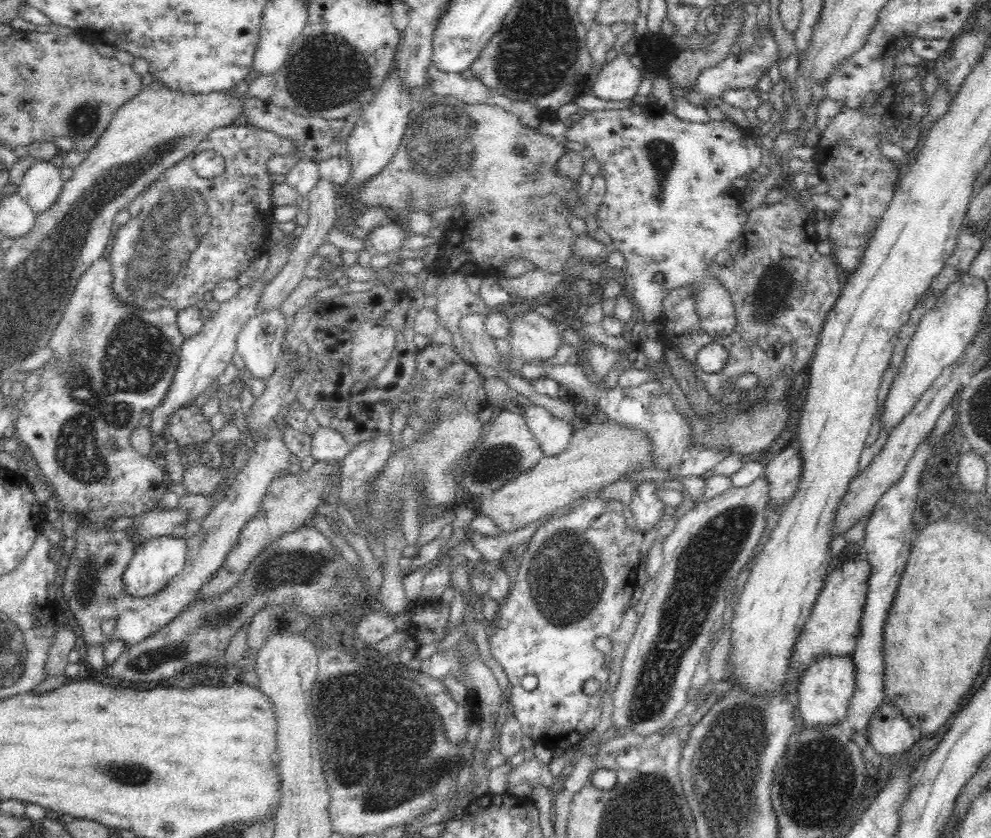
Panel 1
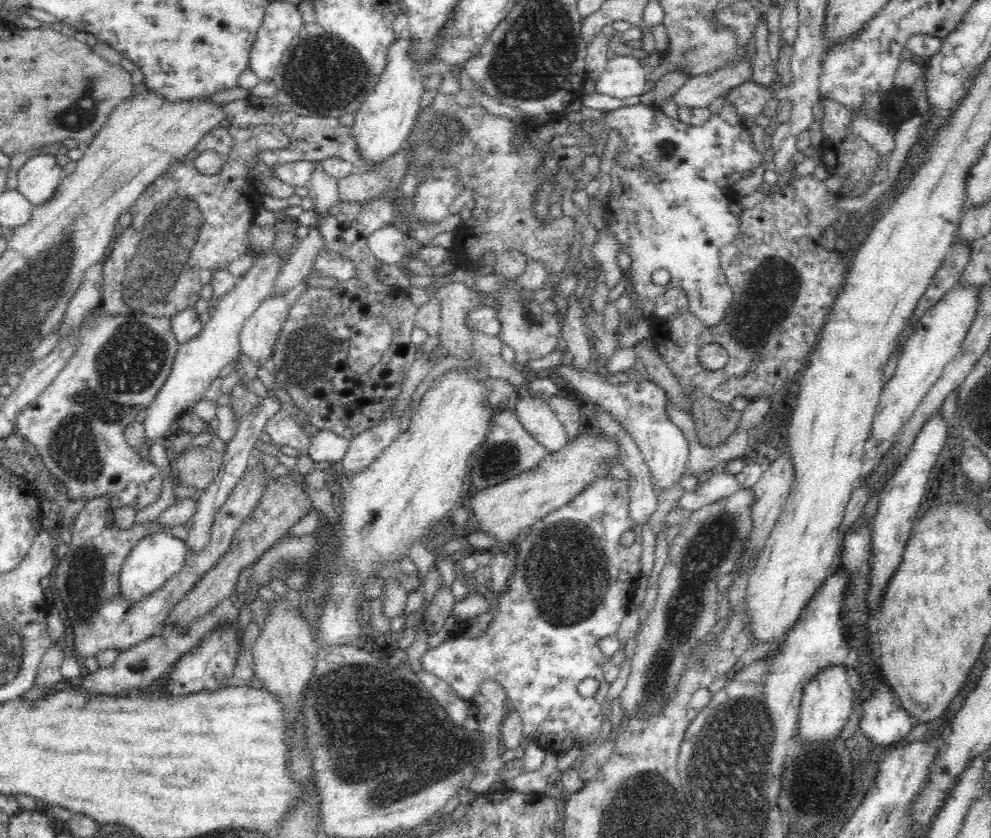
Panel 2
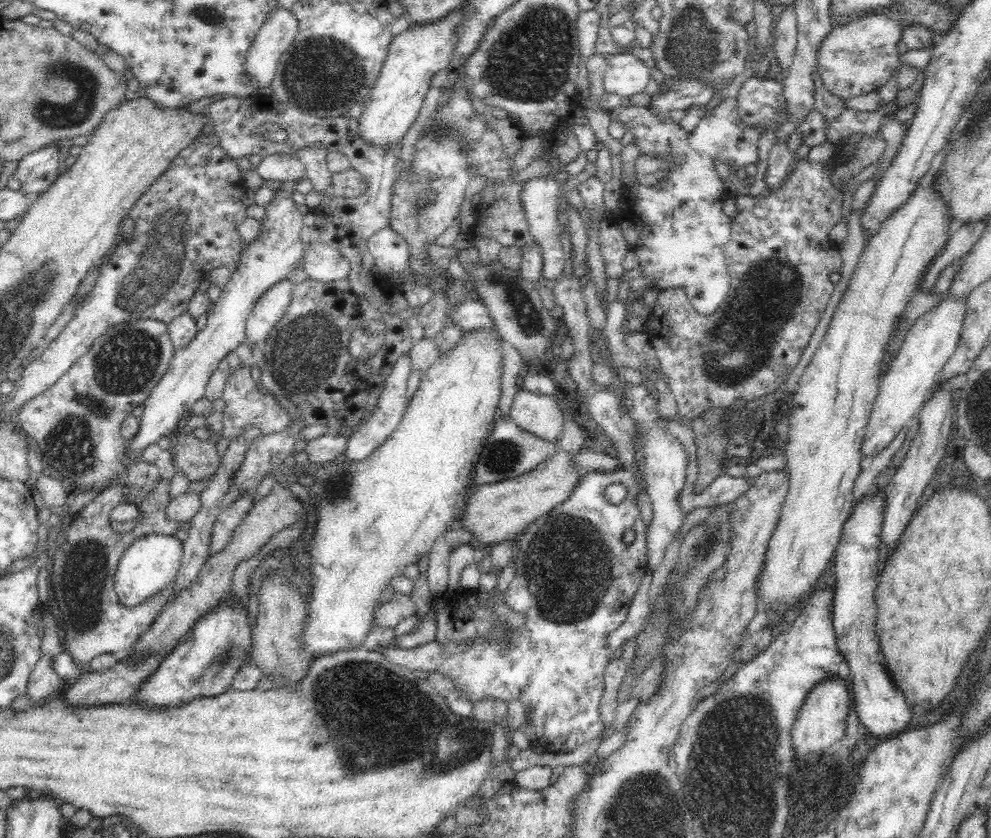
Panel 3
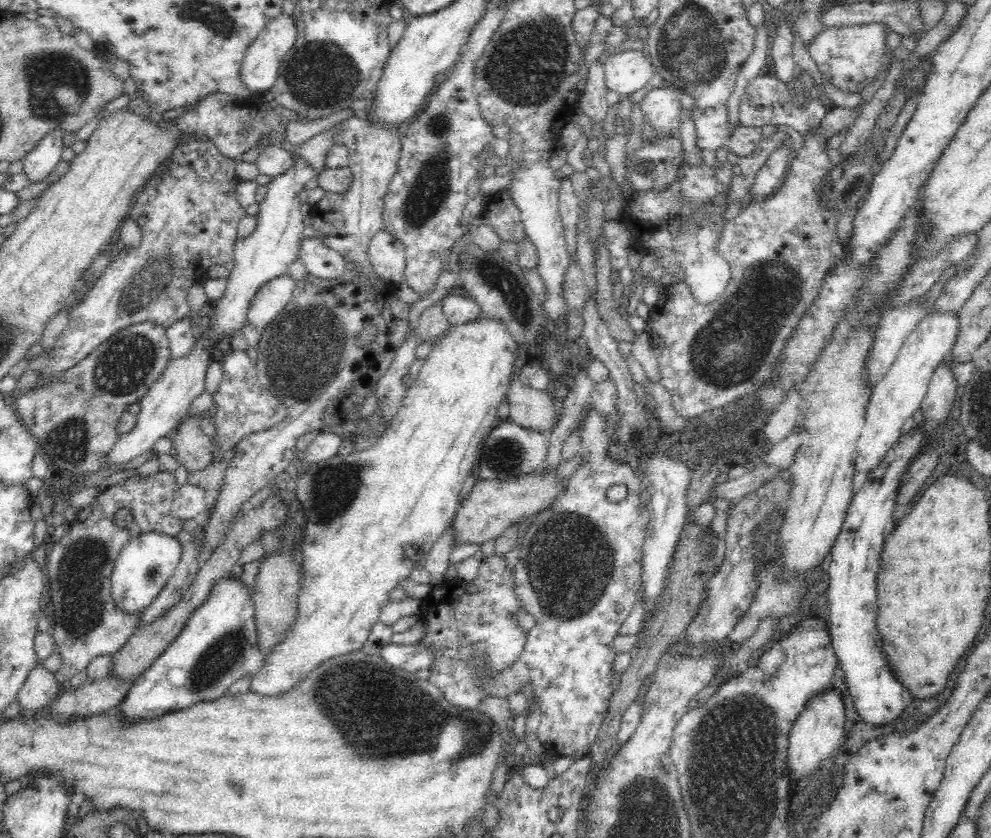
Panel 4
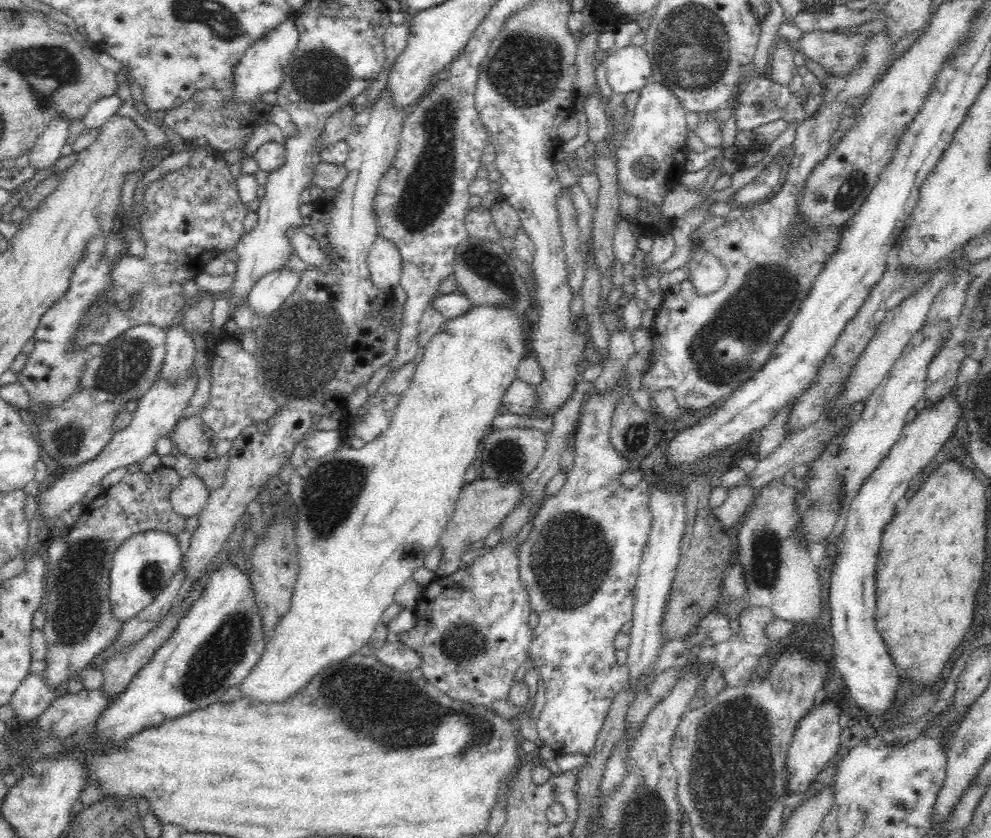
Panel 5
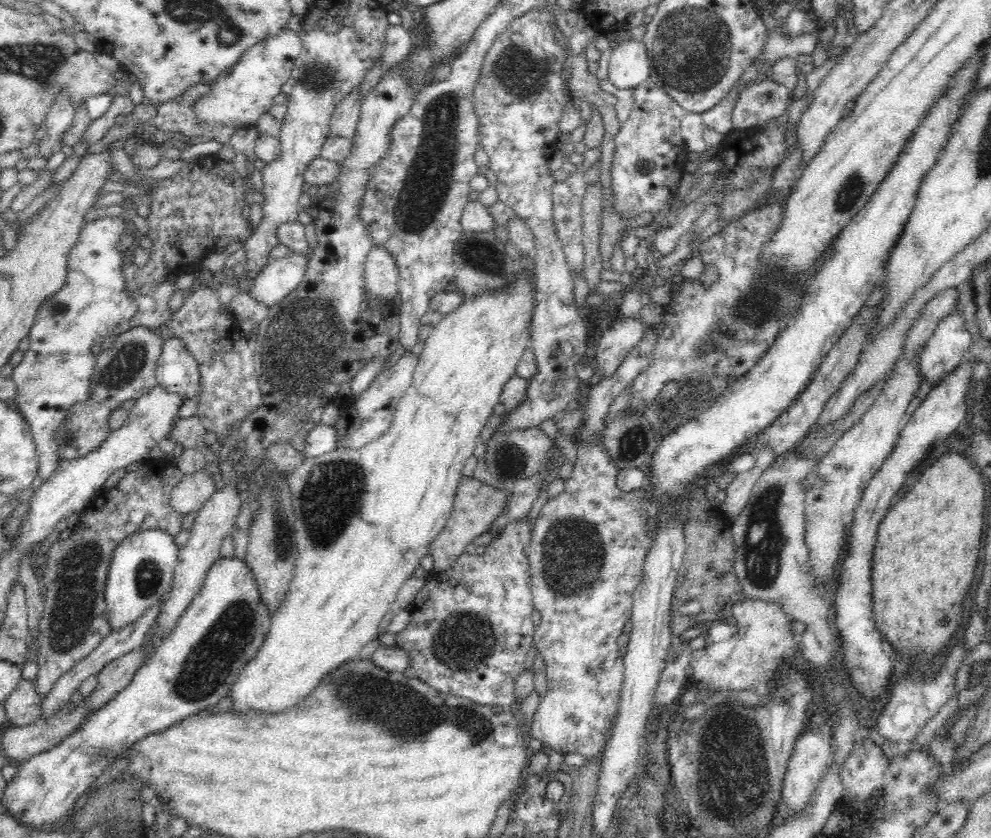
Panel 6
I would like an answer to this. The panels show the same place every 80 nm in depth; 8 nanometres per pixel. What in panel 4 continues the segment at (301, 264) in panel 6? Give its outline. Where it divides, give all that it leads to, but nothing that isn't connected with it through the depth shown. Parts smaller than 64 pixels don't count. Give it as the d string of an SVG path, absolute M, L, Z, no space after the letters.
M287 272L262 283L252 298L252 305L246 315L248 322L262 332L264 326L286 307L295 286L296 280Z

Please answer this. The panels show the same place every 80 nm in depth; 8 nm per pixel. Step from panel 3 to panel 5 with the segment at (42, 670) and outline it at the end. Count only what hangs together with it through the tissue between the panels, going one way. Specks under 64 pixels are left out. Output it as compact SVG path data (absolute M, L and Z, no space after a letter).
M40 672L22 680L8 704L14 711L14 721L23 725L36 721L54 700L55 688L45 684L43 672Z

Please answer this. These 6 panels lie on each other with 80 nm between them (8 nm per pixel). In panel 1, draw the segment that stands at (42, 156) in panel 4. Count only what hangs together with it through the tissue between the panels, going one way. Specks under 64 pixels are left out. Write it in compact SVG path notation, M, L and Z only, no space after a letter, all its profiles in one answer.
M35 159L34 165L28 168L28 171L23 175L17 192L34 210L34 213L45 212L47 209L50 209L51 205L57 200L63 188L63 183L65 182L61 178L60 169L58 166L55 166L52 160Z

